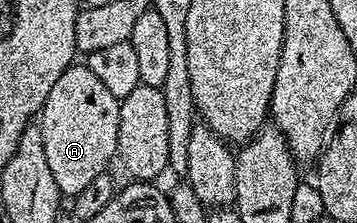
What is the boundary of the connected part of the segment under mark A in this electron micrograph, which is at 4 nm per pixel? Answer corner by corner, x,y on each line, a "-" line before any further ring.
74,63
63,74
59,74
59,82
55,82
55,86
51,86
51,94
47,94
47,102
41,107
39,113
39,127
43,134
43,150
47,150
47,166
51,166
51,174
55,177
55,186
61,191
62,197
72,198
77,196
79,190
84,190
91,181
99,178
99,174
107,171
110,167
109,163
114,163
117,154
117,139
119,138
120,109
119,97
111,94
111,90
107,90
107,86
103,86
103,82
99,82
99,78
95,78
95,74
91,74
91,70
84,63

